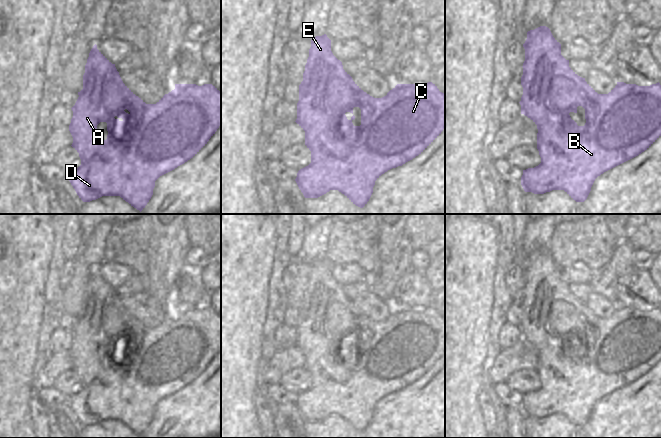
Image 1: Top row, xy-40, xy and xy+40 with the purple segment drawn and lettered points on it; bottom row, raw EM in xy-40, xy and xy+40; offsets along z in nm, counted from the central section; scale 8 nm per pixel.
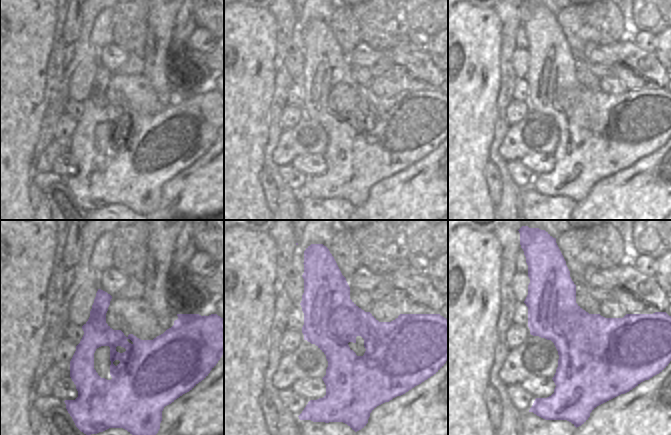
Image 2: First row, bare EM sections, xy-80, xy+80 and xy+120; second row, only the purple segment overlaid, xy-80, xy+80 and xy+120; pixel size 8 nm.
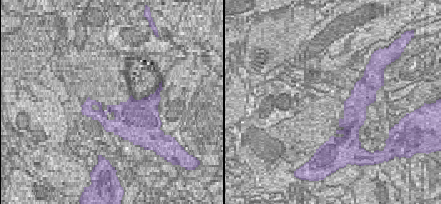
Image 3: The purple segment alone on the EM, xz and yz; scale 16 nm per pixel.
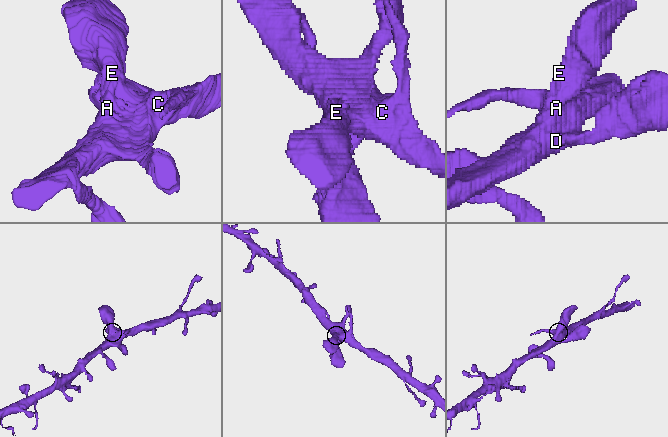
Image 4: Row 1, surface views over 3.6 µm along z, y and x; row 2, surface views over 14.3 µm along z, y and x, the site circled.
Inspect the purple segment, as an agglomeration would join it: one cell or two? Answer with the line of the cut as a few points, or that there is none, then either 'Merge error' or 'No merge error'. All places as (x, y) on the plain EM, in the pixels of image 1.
No split. No merge error.

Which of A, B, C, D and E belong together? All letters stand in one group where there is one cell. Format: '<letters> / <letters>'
A B C D E

